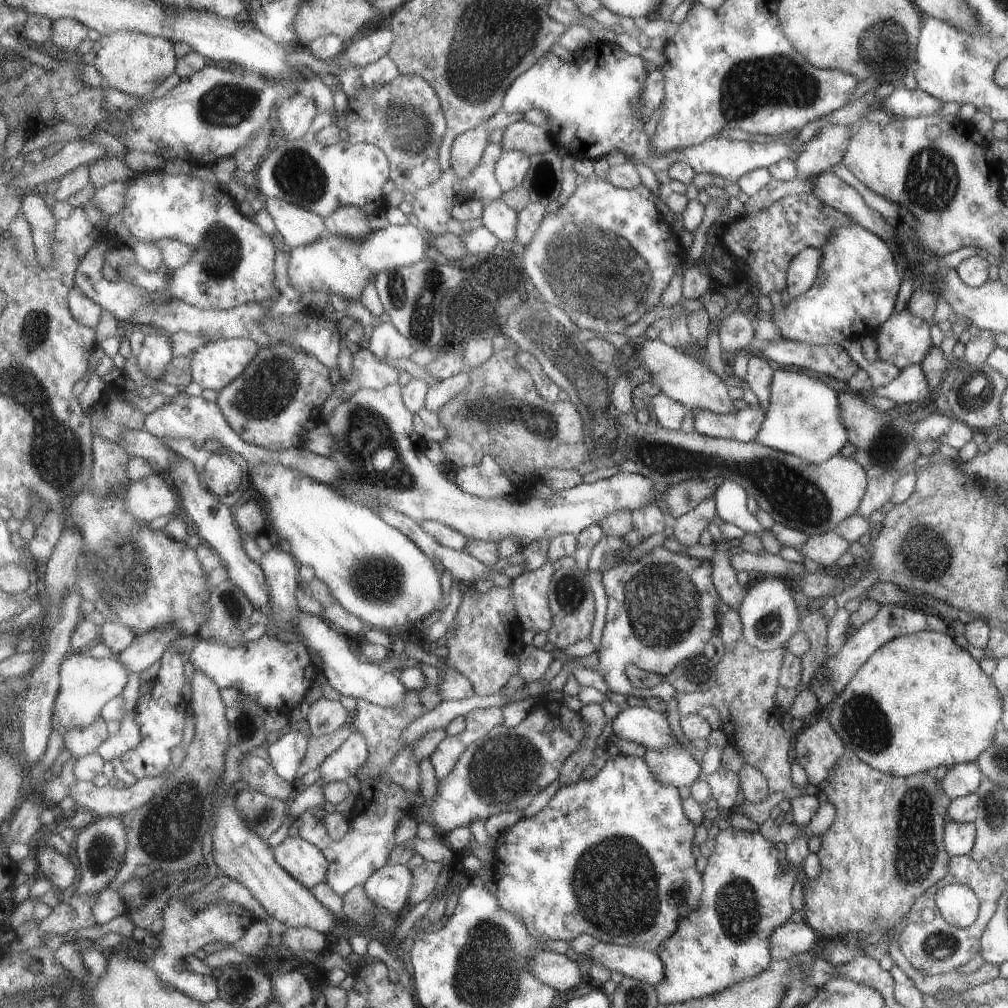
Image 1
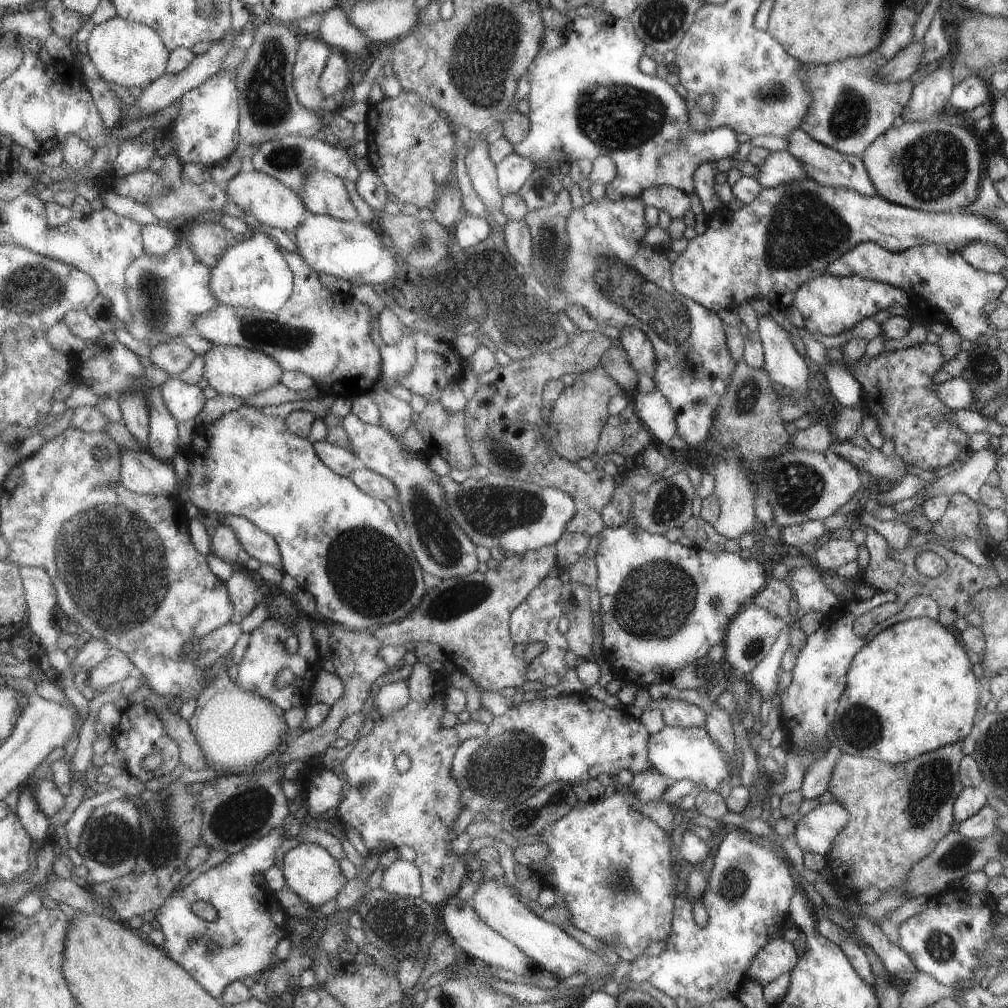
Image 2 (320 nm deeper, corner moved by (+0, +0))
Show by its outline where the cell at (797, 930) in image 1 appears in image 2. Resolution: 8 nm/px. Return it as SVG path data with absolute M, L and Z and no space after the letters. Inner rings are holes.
M783 938L773 939L757 953L748 970L749 978L755 982L763 982L764 987L777 980L783 972L791 972L797 960L799 956L790 942Z

